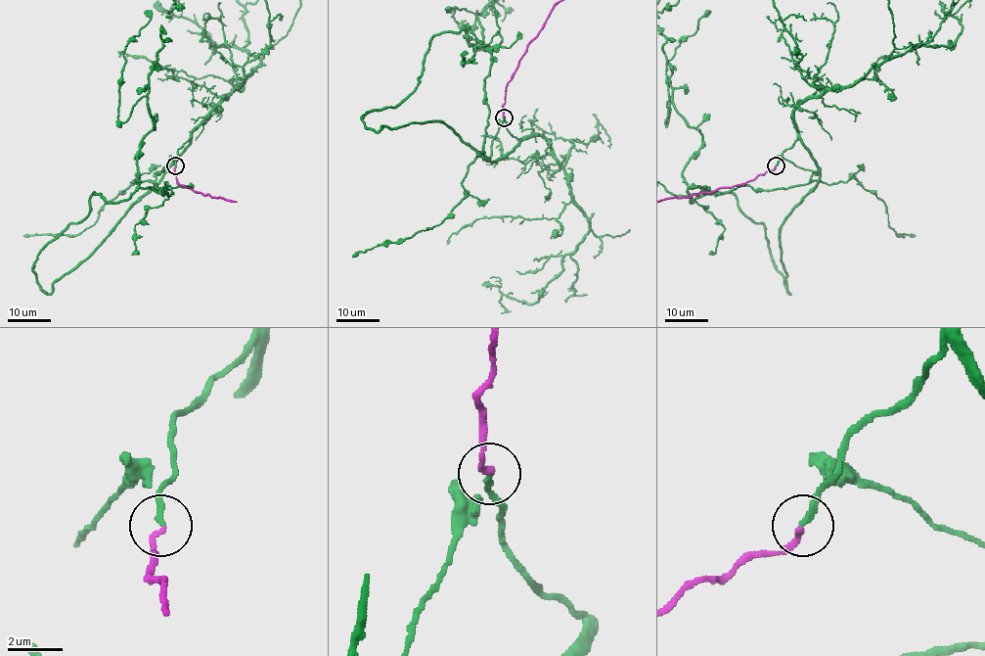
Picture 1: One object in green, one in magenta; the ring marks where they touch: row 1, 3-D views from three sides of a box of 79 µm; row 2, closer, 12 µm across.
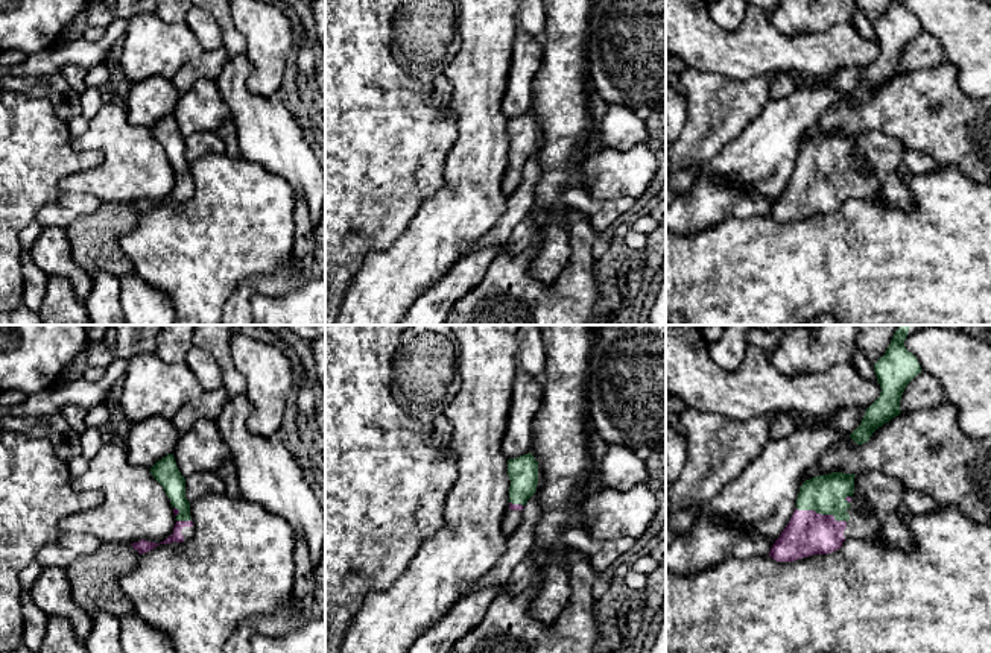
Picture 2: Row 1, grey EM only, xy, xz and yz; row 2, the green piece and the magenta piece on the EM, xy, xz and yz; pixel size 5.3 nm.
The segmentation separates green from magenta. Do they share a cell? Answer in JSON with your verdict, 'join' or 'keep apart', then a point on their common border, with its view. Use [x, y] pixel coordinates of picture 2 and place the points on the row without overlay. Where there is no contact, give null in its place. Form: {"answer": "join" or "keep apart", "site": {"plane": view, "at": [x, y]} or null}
{"answer": "join", "site": {"plane": "yz", "at": [821, 173]}}

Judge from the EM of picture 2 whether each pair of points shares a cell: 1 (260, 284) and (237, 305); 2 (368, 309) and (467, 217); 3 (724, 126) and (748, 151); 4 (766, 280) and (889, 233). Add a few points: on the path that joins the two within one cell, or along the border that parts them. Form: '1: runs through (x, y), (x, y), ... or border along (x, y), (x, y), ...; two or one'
1: runs through (254, 286), (240, 299); one
2: runs through (392, 284), (443, 234); one
3: border along (760, 113), (709, 161); two
4: runs through (797, 271), (859, 263); one

